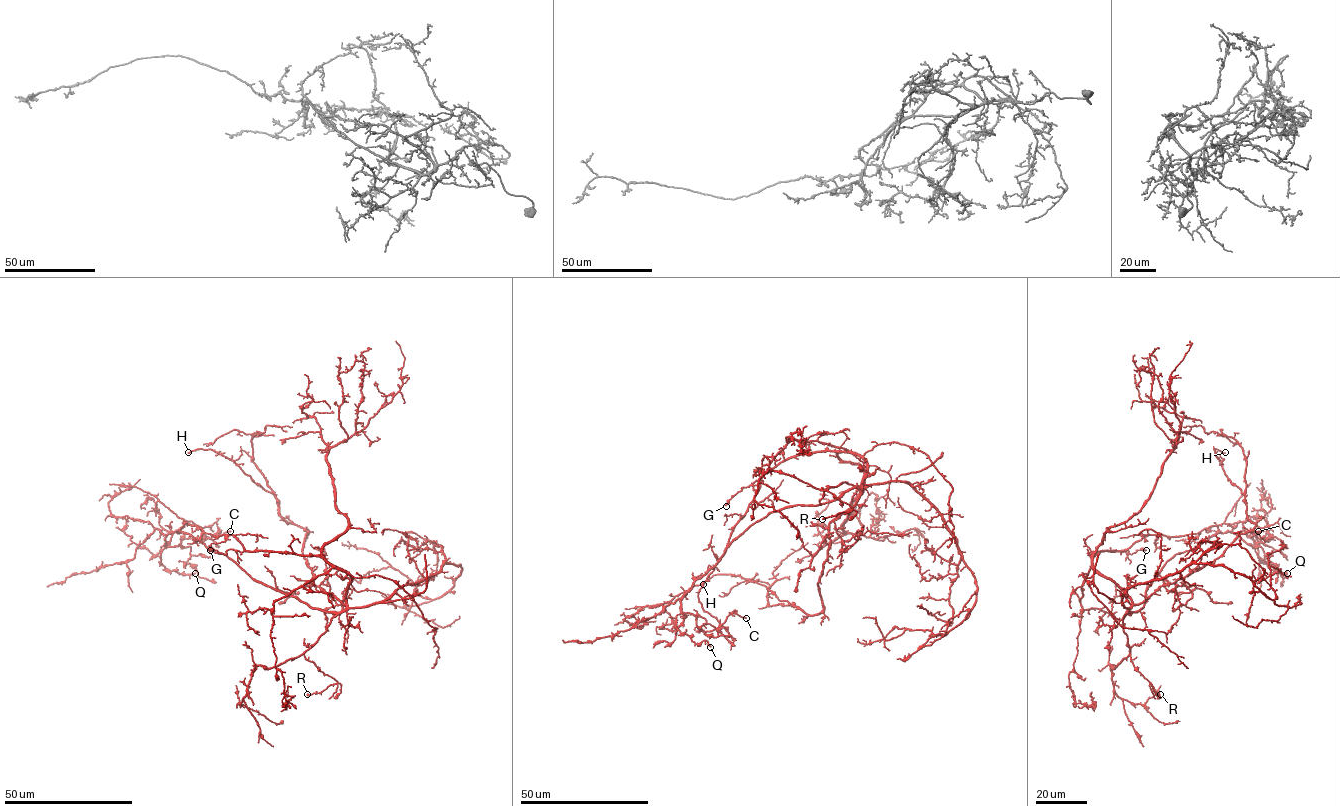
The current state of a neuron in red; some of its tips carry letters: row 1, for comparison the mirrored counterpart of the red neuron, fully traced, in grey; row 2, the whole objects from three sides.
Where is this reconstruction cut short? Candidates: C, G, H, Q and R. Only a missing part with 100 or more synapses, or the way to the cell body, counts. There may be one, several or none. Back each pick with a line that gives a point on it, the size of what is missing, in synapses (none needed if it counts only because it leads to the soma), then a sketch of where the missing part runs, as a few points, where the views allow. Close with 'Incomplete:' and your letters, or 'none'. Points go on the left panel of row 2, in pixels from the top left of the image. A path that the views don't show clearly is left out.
Incomplete: none

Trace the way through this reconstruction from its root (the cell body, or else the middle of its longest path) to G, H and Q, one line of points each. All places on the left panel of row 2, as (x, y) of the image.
G: (345, 609), (346, 591), (351, 577), (319, 556), (231, 549), (222, 554), (210, 550)
H: (345, 609), (314, 583), (302, 552), (308, 531), (282, 518), (273, 494), (210, 449), (188, 452)
Q: (345, 609), (311, 607), (253, 580), (189, 534), (170, 532), (160, 562), (195, 573)

